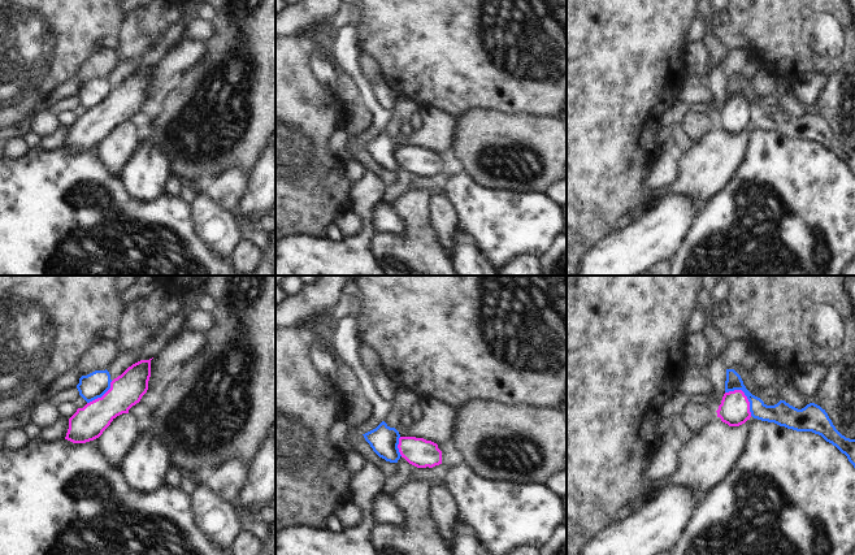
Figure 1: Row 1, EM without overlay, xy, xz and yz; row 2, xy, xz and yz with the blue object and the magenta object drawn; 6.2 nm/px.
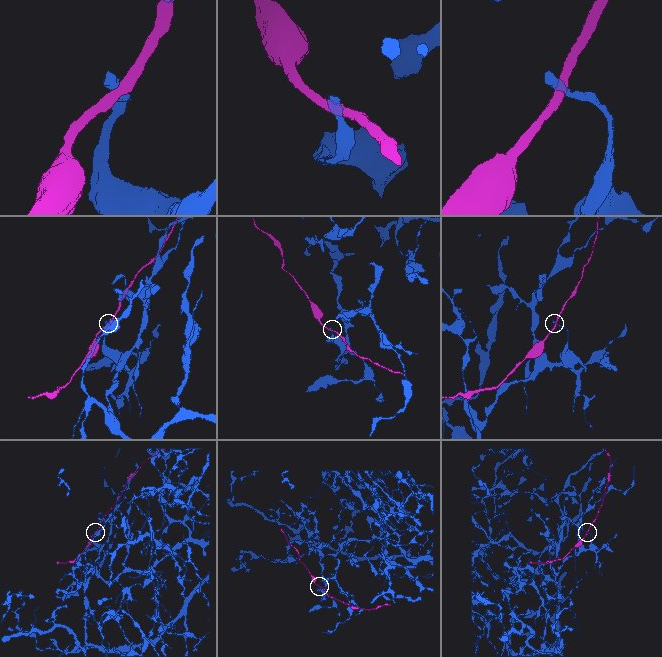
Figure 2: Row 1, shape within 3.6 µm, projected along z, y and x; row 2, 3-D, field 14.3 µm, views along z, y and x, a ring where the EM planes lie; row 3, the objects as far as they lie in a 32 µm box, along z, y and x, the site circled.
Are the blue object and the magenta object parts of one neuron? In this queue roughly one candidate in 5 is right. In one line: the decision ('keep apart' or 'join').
keep apart

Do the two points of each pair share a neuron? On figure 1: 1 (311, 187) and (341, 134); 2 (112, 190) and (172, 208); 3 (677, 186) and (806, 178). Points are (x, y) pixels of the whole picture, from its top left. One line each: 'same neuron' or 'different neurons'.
1: different neurons
2: same neuron
3: different neurons

